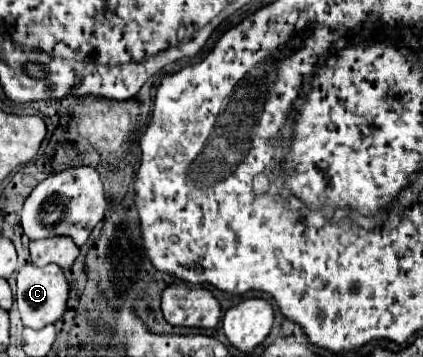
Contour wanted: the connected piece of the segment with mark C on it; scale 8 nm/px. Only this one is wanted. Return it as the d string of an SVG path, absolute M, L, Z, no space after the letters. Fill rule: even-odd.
M29 263L17 273L17 307L25 327L43 329L47 325L55 325L67 309L67 299L69 299L69 285L59 267L55 265L35 267L33 263Z

